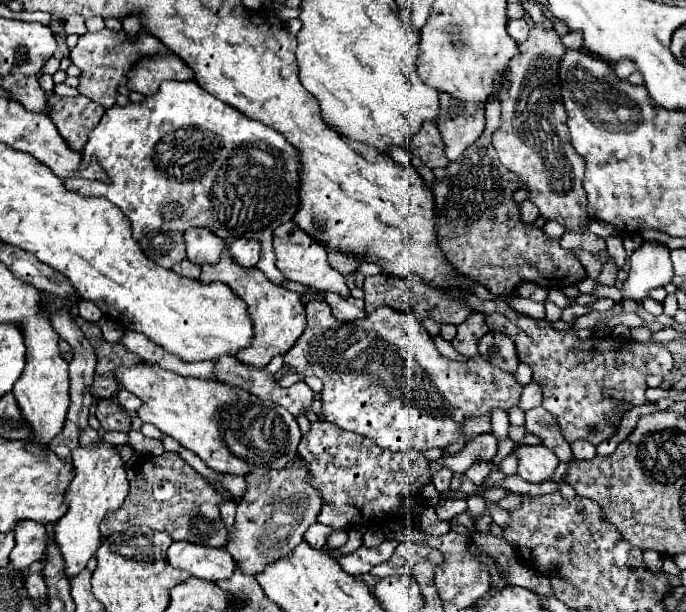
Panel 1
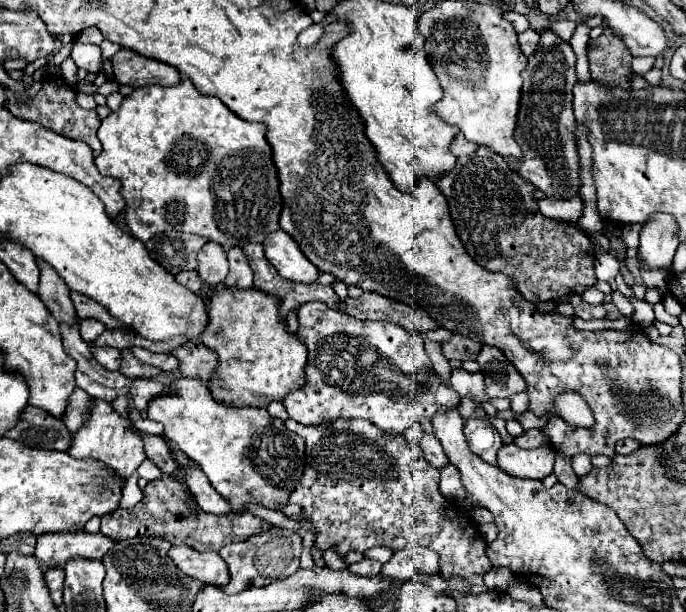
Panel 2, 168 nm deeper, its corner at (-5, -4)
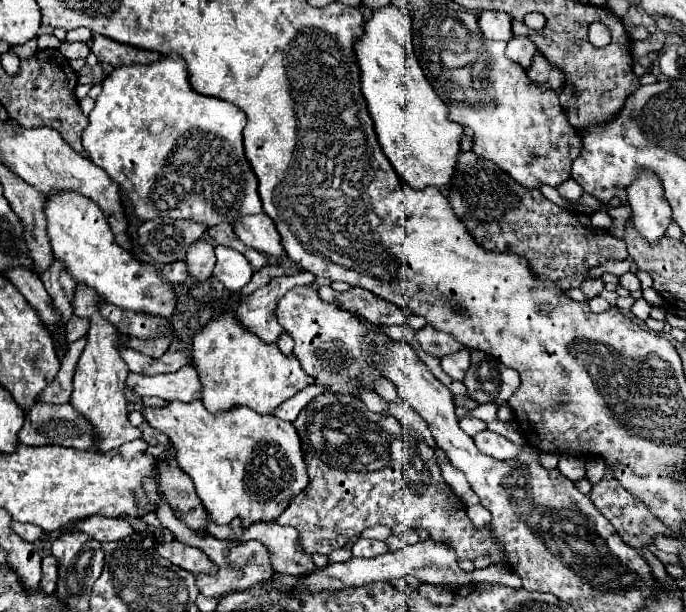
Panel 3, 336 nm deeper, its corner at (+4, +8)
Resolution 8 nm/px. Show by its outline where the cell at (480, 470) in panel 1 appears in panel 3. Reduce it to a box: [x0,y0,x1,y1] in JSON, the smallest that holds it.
[460,418,486,436]

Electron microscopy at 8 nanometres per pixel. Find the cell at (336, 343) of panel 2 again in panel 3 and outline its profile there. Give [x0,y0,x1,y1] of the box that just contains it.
[274,284,380,394]

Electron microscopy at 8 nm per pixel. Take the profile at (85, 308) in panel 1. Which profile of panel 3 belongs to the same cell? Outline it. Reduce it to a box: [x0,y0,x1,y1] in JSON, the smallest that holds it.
[66,316,86,344]

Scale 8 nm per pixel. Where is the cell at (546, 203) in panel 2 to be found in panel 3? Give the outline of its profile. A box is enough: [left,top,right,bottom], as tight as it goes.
[558,178,582,202]

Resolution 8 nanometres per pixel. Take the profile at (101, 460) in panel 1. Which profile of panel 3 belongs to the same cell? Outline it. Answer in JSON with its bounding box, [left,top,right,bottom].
[72,282,140,452]

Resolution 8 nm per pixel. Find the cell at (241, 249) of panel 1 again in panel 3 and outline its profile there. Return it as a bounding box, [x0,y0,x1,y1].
[214,246,252,292]

